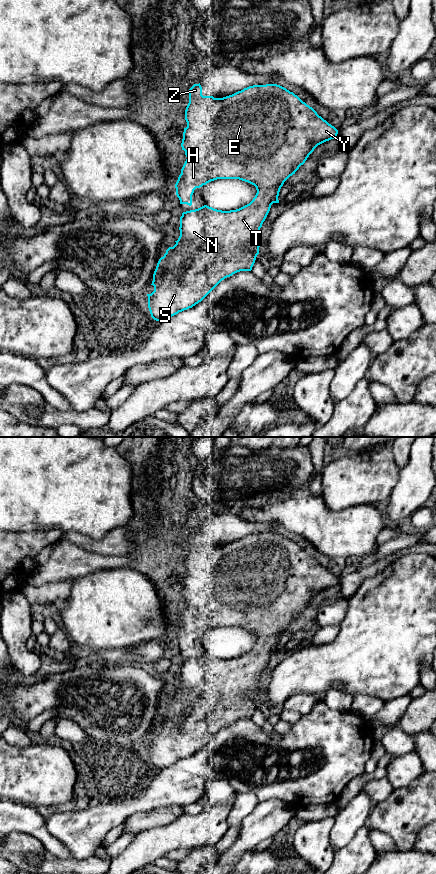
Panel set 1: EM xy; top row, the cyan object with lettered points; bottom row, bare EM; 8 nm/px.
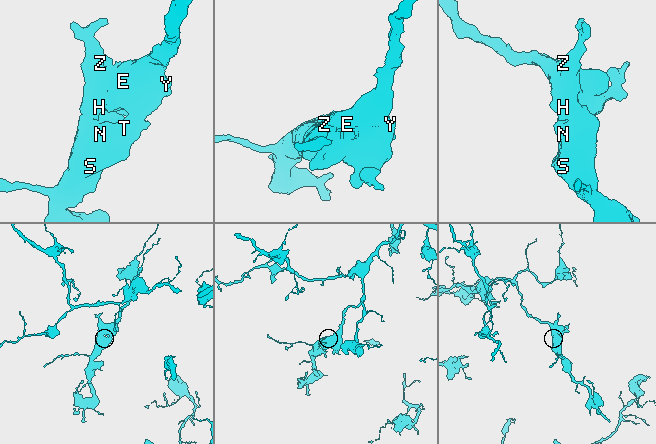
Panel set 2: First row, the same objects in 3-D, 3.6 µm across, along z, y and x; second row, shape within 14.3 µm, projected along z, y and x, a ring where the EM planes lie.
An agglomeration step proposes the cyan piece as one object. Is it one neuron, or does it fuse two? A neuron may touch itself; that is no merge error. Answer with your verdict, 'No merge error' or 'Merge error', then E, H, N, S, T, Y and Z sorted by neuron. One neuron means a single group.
No merge error. Groups: E H N S T Y Z

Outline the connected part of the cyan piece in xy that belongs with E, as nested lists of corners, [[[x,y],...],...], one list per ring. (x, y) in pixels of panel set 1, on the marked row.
[[[194,84],[188,91],[189,103],[185,110],[187,127],[181,143],[187,157],[175,184],[180,204],[192,205],[196,188],[217,179],[239,179],[256,187],[253,200],[236,210],[222,211],[207,205],[182,213],[180,236],[173,247],[157,263],[153,274],[154,291],[148,296],[151,317],[162,322],[201,302],[222,280],[240,271],[251,271],[259,254],[260,228],[271,205],[279,203],[278,196],[284,182],[305,163],[314,149],[331,139],[338,130],[324,120],[297,95],[277,84],[253,85],[223,98],[203,96],[202,87]]]

